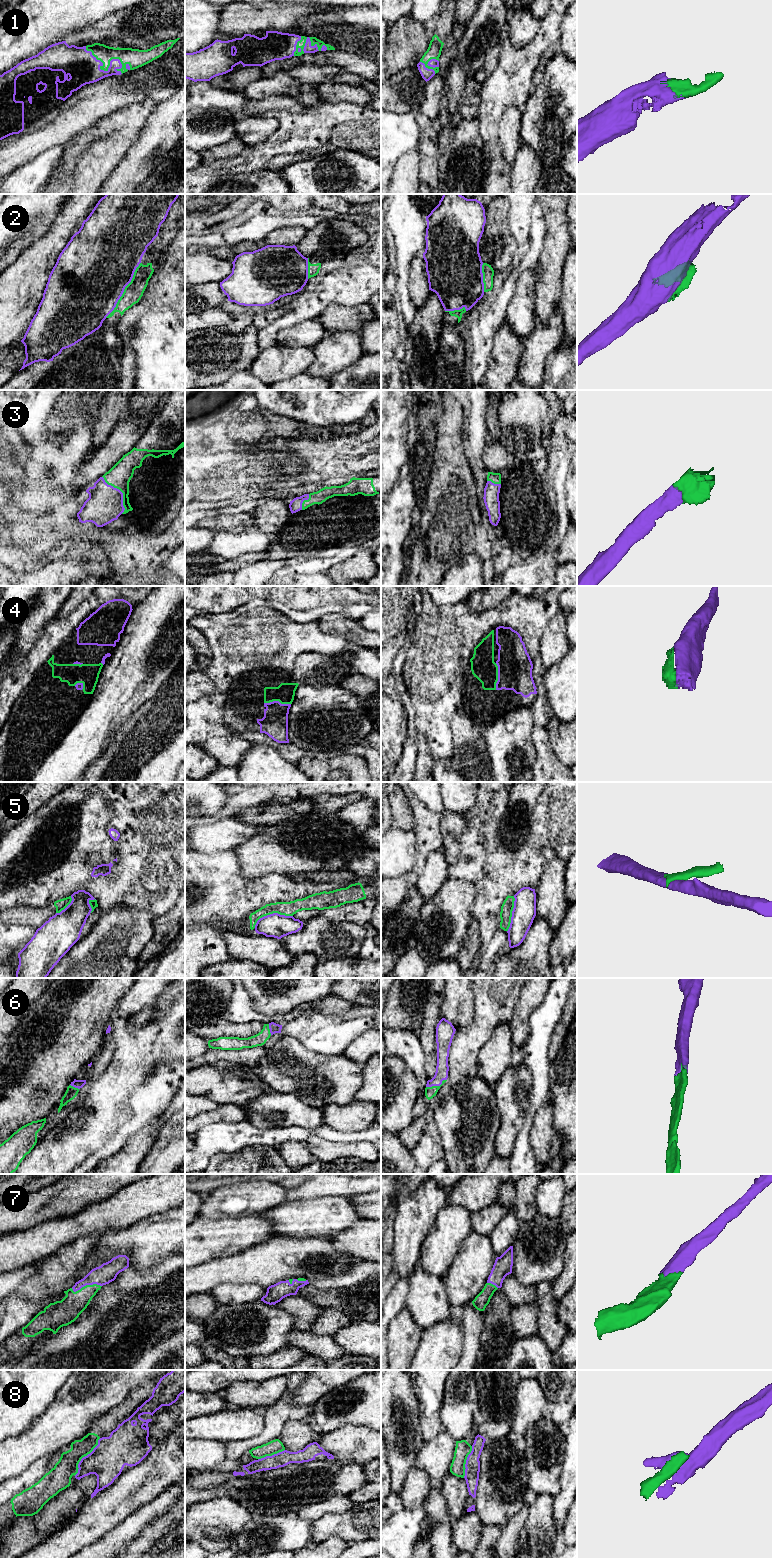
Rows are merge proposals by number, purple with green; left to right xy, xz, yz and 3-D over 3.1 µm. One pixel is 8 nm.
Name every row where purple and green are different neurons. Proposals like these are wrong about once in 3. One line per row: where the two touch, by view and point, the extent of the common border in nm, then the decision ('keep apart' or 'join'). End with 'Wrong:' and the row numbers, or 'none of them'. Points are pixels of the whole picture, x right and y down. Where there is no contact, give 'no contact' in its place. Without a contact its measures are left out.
1: xz (309, 39) | 280 nm | join
2: xy (123, 290) | 550 nm | keep apart
3: xy (121, 492) | 340 nm | join
4: xz (277, 701) | 220 nm | join
5: xz (271, 914) | 320 nm | keep apart
6: yz (436, 1085) | 180 nm | join
7: xy (86, 1284) | 240 nm | join
8: xy (85, 1456) | 360 nm | keep apart
Wrong: 2, 5, 8

